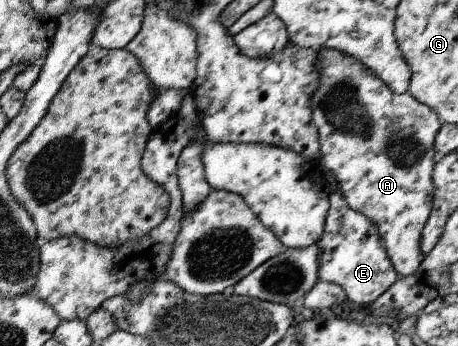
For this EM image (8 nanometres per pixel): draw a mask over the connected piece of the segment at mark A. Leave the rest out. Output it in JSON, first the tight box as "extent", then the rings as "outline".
{"extent":[312,48,442,277],"outline":[[[323,48],[318,50],[320,60],[317,62],[317,67],[321,71],[321,81],[317,92],[313,94],[313,114],[312,119],[317,125],[317,130],[320,132],[320,159],[319,162],[324,170],[328,170],[341,190],[341,193],[345,195],[346,202],[349,203],[355,211],[360,214],[366,215],[366,218],[376,223],[382,238],[382,244],[389,254],[389,258],[393,263],[394,268],[397,270],[397,274],[400,277],[409,277],[420,269],[421,262],[425,258],[425,253],[421,249],[421,236],[424,232],[426,221],[429,220],[429,216],[433,207],[433,166],[435,165],[435,145],[436,136],[440,132],[442,122],[437,111],[432,110],[426,103],[421,103],[417,98],[414,98],[410,93],[395,93],[390,90],[389,86],[386,86],[382,79],[379,79],[373,71],[360,62],[356,57],[352,55],[344,54],[342,51],[337,51],[330,48]]]}

